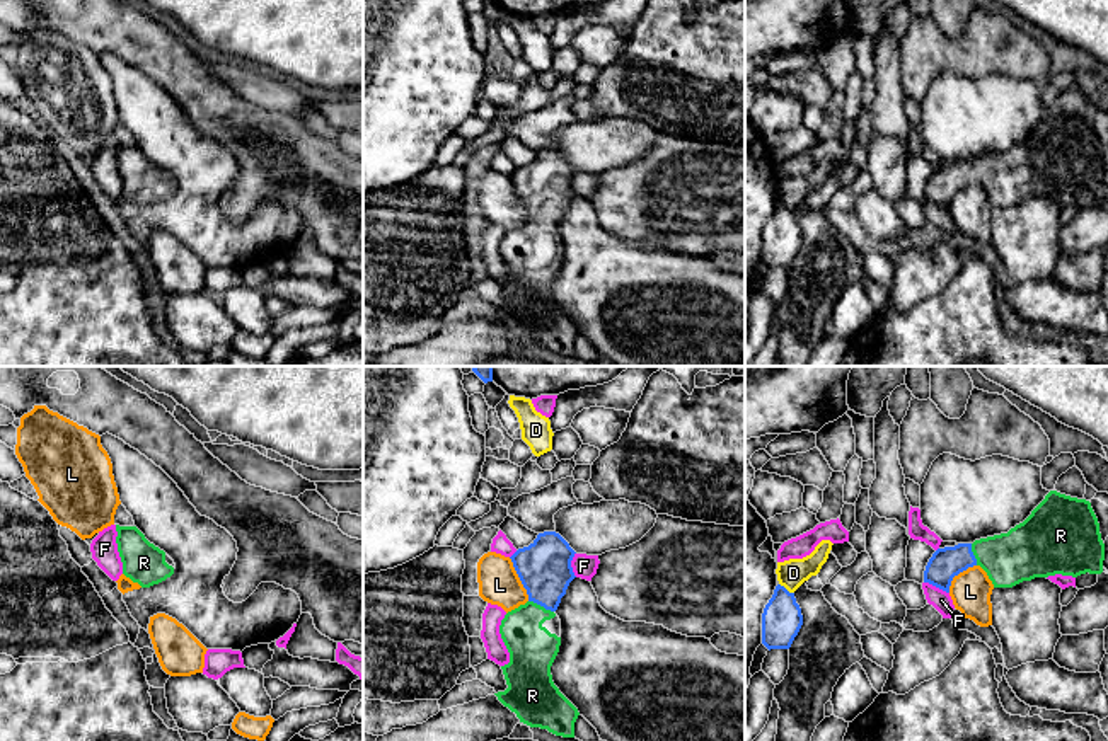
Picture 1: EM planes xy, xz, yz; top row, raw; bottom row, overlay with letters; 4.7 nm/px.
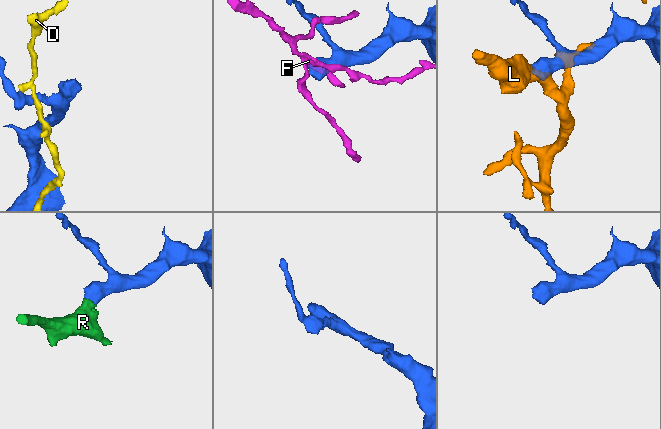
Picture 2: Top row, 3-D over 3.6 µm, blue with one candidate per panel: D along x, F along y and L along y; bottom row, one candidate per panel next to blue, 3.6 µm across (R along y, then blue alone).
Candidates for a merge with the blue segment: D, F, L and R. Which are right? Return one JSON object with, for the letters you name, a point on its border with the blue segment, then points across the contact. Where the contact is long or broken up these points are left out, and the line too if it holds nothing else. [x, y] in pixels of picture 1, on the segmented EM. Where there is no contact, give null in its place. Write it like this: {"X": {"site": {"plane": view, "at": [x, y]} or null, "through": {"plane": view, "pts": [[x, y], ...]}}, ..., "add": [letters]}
{"R": {"site": {"plane": "xz", "at": [541, 605]}, "through": {"plane": "xz", "pts": [[544, 568], [541, 605], [532, 615], [532, 648]]}}, "add": ["R"]}

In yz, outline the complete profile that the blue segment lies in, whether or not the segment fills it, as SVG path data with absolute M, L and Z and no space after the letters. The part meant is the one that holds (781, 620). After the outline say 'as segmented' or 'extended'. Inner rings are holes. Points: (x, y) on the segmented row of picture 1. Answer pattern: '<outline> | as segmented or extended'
M777 584L762 613L762 644L770 649L789 649L803 625L794 593Z | as segmented

